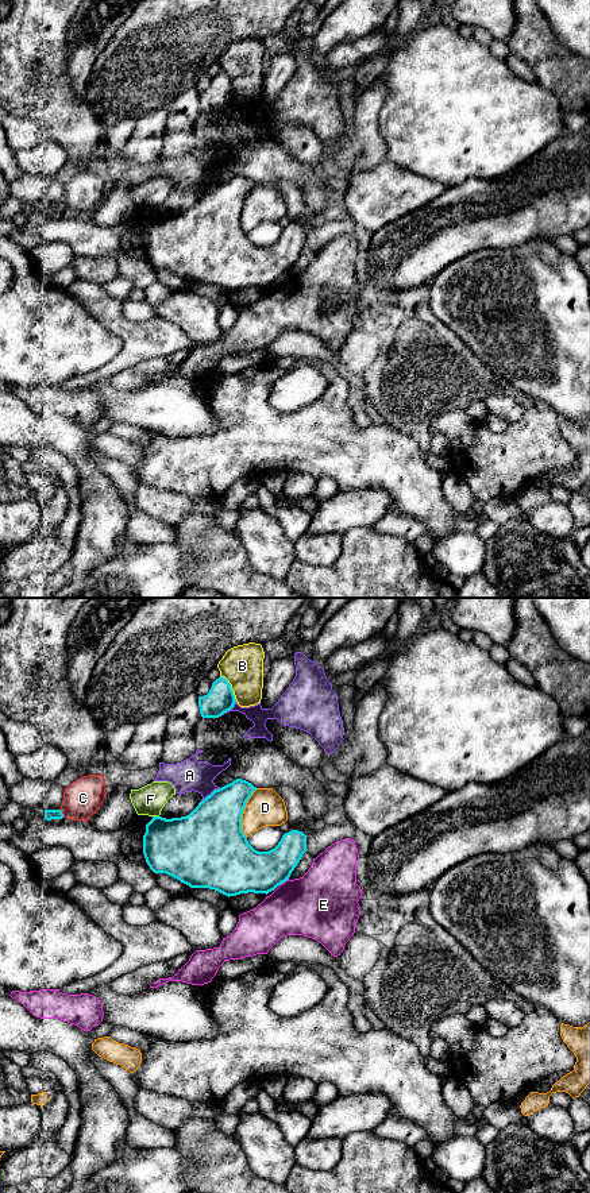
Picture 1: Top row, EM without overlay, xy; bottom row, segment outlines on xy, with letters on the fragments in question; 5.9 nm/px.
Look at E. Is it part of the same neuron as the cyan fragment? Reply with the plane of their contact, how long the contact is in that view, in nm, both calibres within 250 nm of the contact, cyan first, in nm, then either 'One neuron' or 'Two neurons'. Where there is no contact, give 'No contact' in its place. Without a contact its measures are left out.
Touches cyan in xy. Shared border 70 nm. Thickness 280 nm (cyan) against 400 nm. Two neurons

